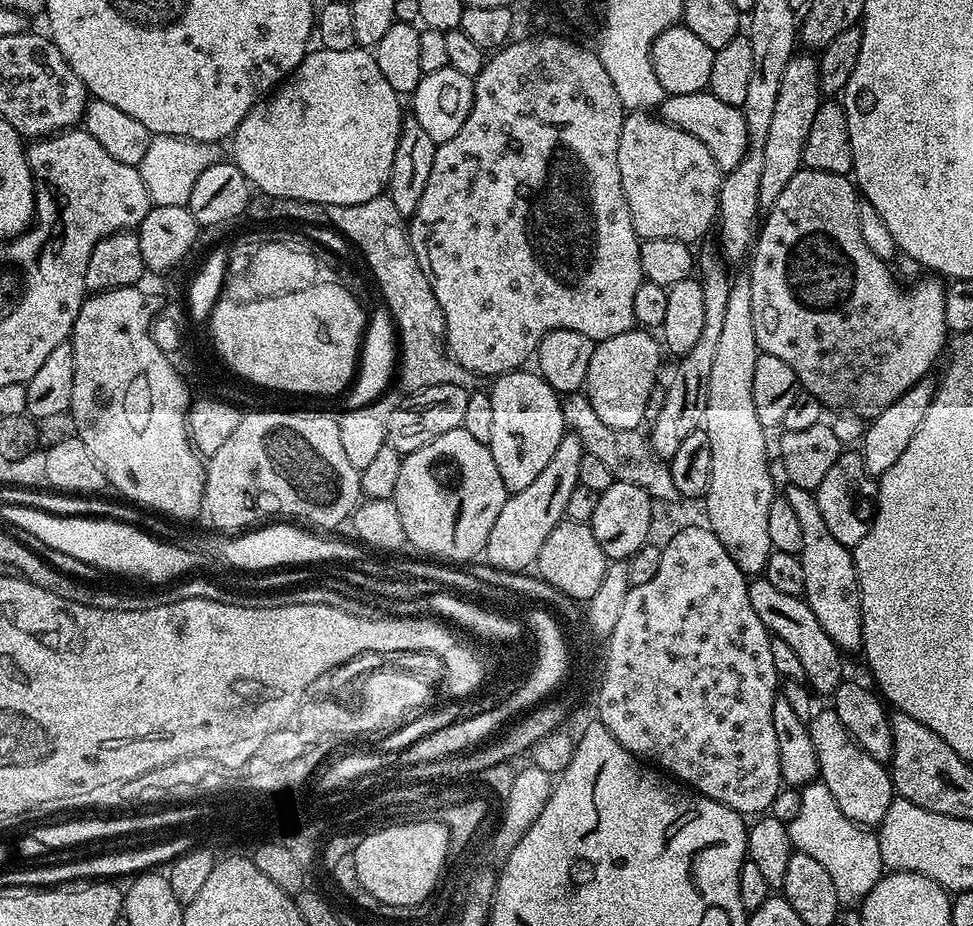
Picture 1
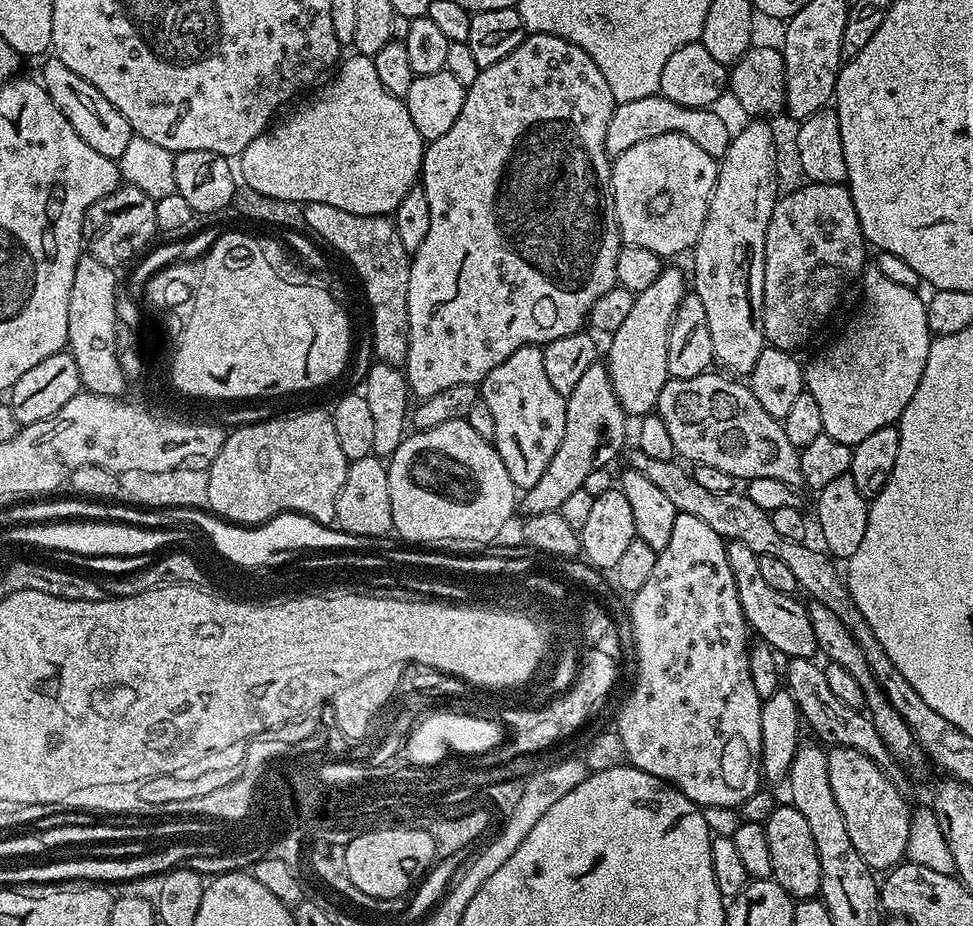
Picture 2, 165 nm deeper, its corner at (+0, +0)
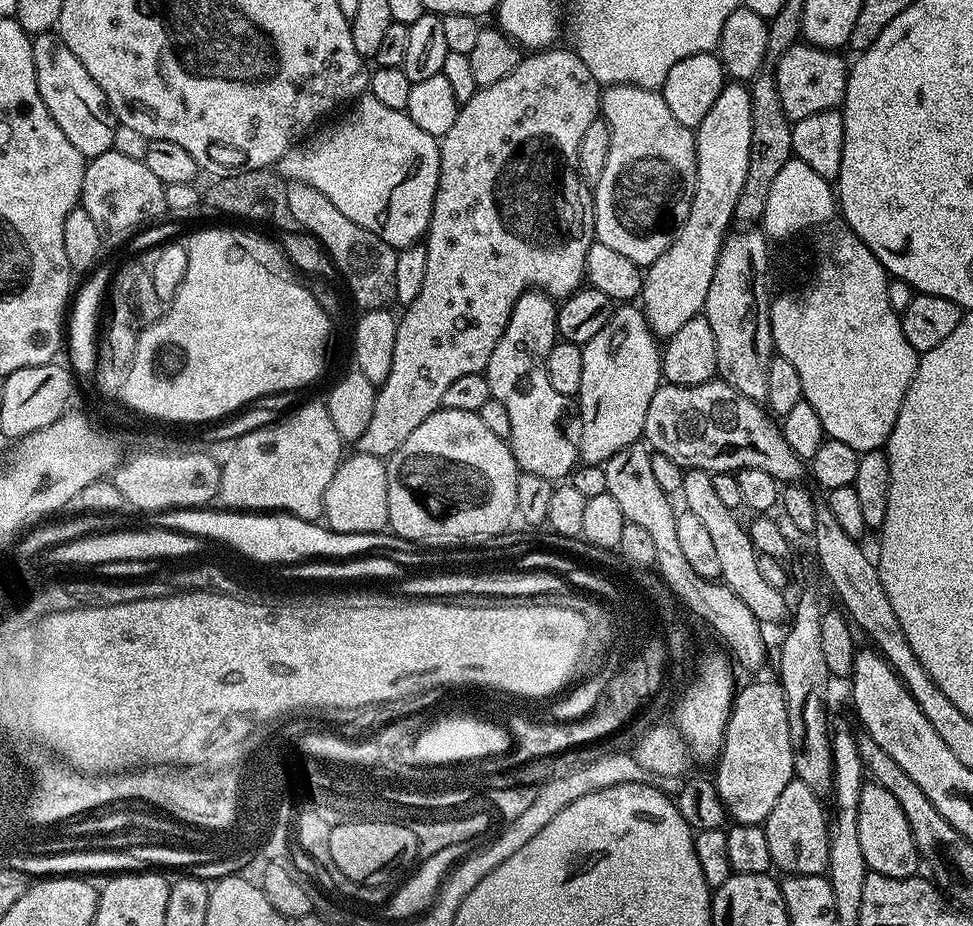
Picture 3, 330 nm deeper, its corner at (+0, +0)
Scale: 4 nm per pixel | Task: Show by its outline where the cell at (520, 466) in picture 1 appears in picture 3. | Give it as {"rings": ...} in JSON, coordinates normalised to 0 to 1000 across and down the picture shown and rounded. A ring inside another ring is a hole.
{"rings":[[[554,313],[538,315],[532,326],[528,326],[528,335],[520,348],[516,365],[512,365],[512,374],[508,374],[508,382],[504,382],[499,405],[506,431],[515,432],[524,447],[524,473],[521,476],[531,506],[535,511],[553,513],[558,518],[576,521],[593,504],[596,497],[596,450],[590,447],[589,433],[573,425],[573,421],[565,417],[565,404],[561,404],[561,387],[573,370],[571,339],[572,329],[568,321]]]}

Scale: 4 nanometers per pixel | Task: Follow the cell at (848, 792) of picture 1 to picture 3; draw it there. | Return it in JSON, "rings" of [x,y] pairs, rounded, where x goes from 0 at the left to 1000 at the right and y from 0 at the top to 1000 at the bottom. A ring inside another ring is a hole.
{"rings":[[[899,844],[889,846],[885,853],[881,881],[882,904],[891,938],[909,947],[923,948],[940,945],[946,928],[935,901],[934,889],[919,860]]]}

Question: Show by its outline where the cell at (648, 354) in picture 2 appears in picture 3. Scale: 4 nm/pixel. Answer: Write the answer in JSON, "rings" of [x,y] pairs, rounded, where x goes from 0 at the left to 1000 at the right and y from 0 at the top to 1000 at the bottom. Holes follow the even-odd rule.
{"rings":[[[745,90],[742,102],[734,106],[734,114],[726,122],[726,127],[713,140],[715,148],[715,200],[713,214],[709,218],[709,231],[705,231],[705,240],[695,252],[693,261],[681,272],[671,285],[665,286],[662,294],[662,312],[656,321],[662,341],[670,360],[675,365],[686,365],[709,348],[709,343],[720,340],[726,326],[726,317],[730,317],[730,300],[734,300],[734,292],[738,283],[740,268],[744,256],[749,254],[753,245],[758,210],[763,210],[763,197],[767,197],[767,179],[771,179],[771,114],[773,113],[772,98],[764,90]]]}

